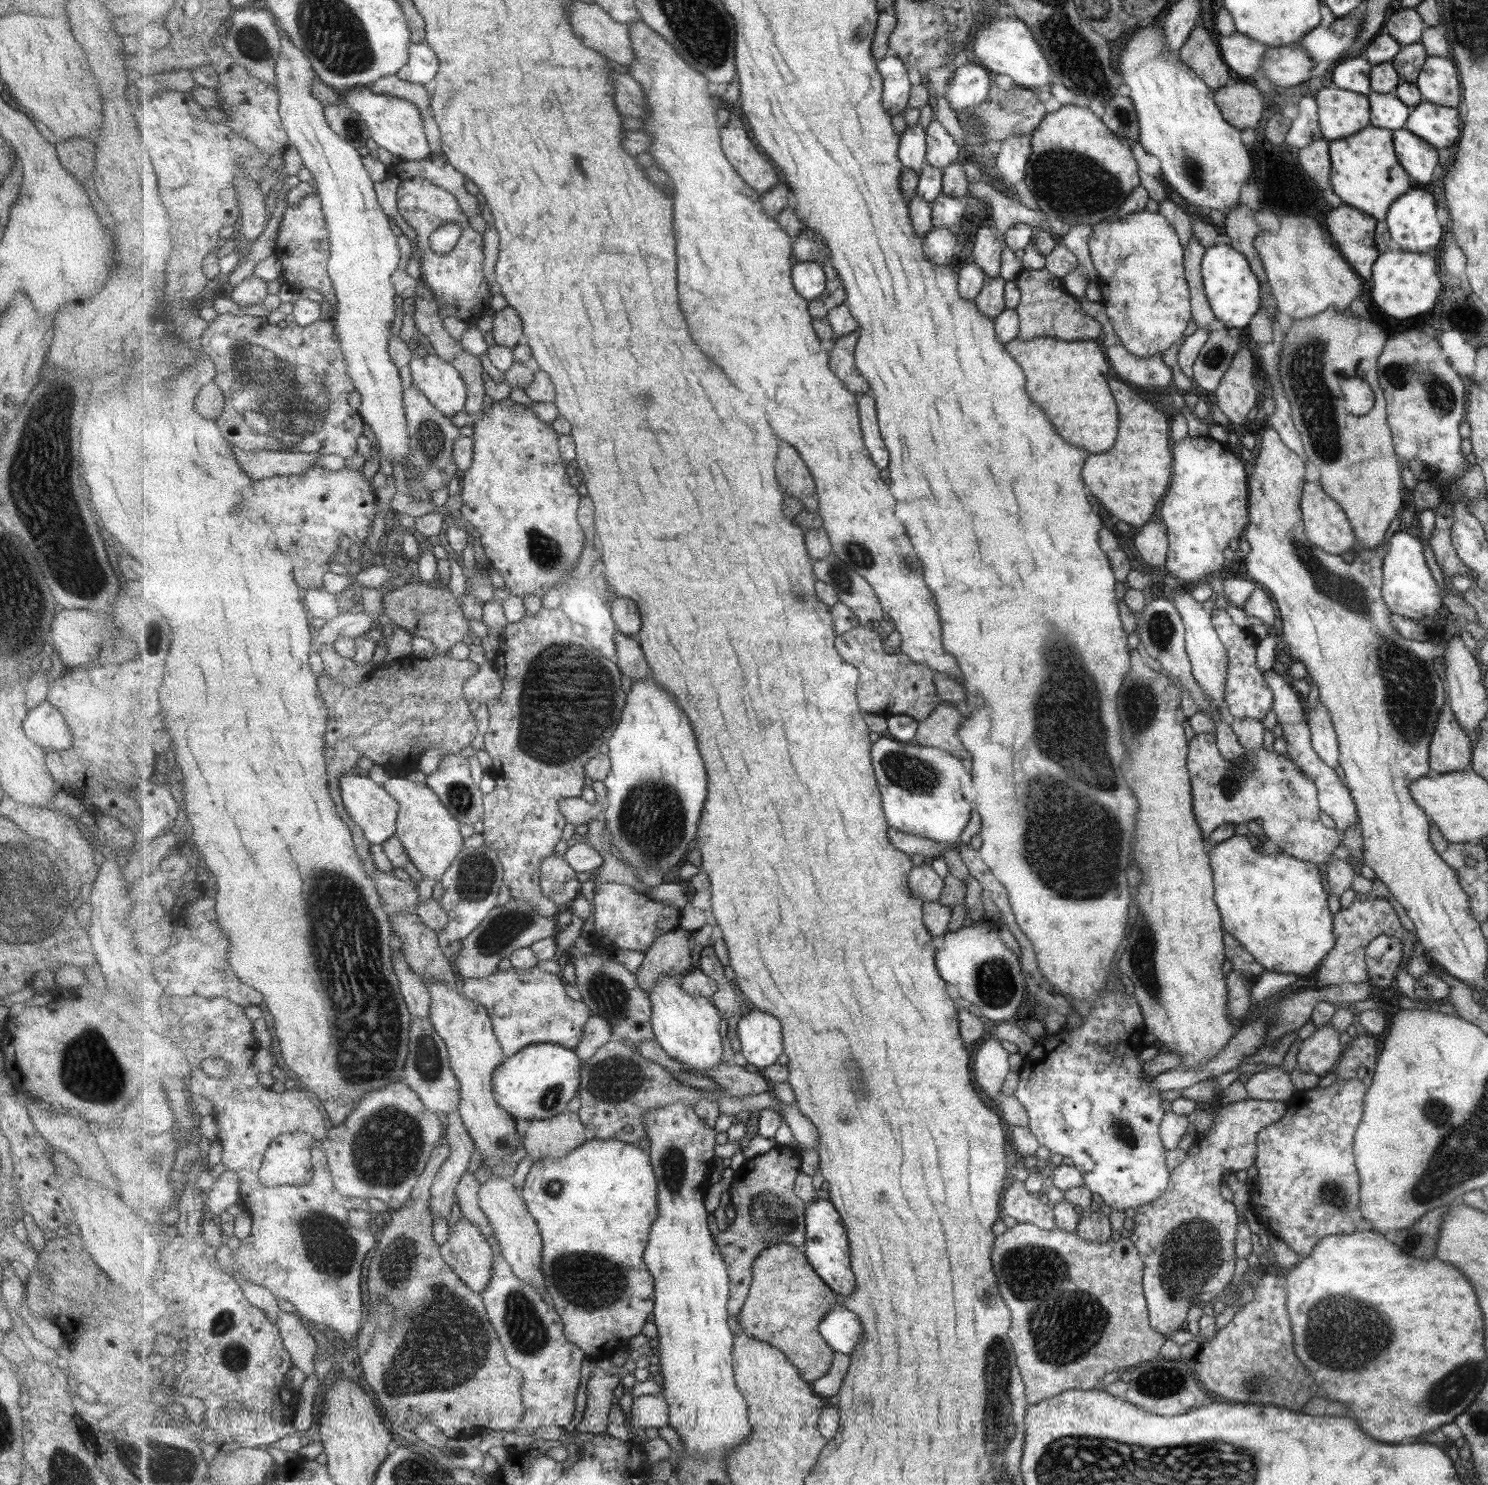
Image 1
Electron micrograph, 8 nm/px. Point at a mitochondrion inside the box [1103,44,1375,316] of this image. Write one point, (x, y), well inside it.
(1195, 172)

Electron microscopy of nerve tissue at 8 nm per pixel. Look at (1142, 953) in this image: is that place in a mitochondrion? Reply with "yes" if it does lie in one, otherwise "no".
yes

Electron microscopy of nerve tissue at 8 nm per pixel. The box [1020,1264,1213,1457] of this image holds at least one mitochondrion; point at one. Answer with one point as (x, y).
(1156, 1381)

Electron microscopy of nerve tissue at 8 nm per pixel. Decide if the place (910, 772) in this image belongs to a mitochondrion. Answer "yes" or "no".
yes

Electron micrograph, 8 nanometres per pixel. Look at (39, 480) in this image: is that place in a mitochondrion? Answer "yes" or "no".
yes

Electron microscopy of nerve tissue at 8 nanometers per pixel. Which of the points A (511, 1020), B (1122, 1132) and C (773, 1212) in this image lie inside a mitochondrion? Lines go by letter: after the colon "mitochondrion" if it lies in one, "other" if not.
A: other
B: mitochondrion
C: mitochondrion

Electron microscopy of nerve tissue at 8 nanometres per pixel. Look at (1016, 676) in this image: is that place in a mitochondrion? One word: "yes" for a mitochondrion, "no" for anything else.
no

